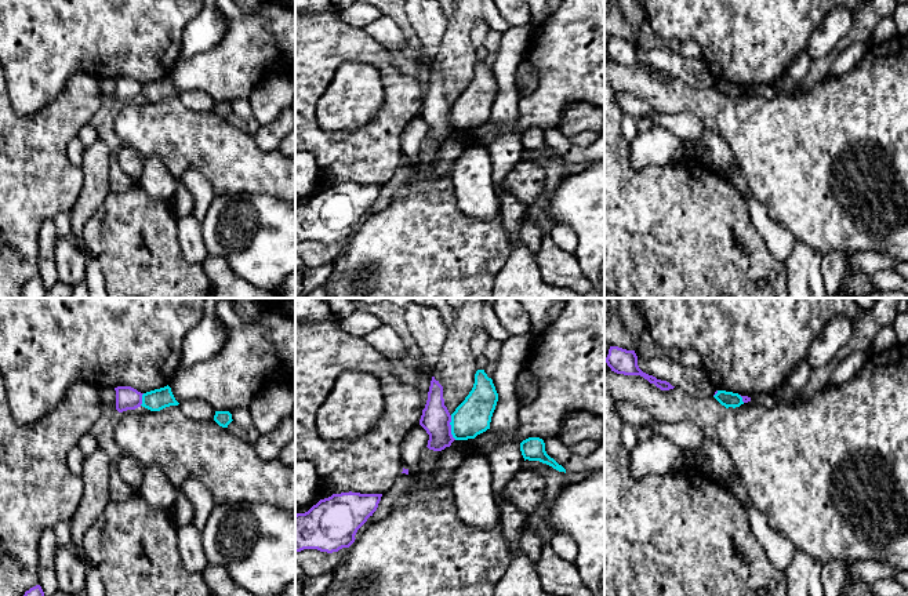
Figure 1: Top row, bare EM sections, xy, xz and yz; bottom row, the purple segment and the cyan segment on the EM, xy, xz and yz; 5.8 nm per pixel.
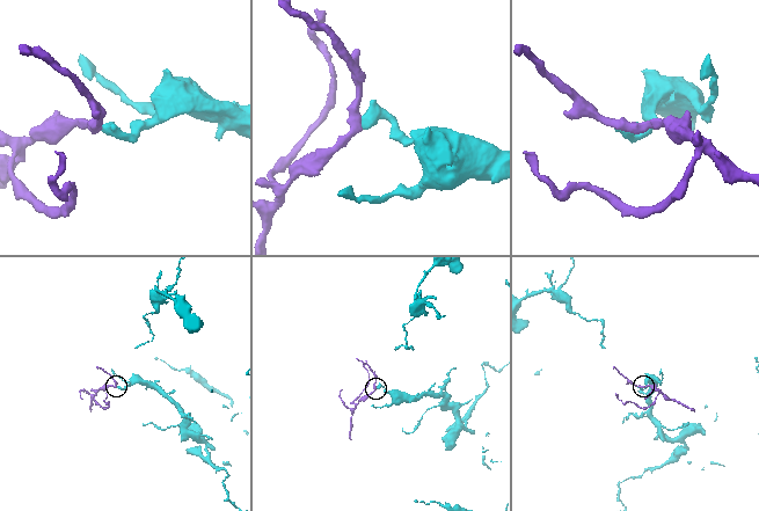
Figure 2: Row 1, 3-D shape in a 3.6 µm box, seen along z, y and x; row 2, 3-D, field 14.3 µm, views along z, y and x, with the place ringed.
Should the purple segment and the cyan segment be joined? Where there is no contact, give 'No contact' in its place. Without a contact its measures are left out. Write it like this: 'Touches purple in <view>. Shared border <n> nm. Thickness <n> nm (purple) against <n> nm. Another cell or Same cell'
Touches purple in xz. Shared border 150 nm. Thickness 170 nm (purple) against 220 nm. Another cell

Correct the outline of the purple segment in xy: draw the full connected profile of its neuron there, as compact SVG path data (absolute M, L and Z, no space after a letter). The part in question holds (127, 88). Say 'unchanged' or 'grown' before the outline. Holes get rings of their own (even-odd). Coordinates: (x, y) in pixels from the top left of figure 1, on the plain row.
unchanged; M117 77L116 81L116 101L119 103L135 101L142 95L142 86L131 77Z

